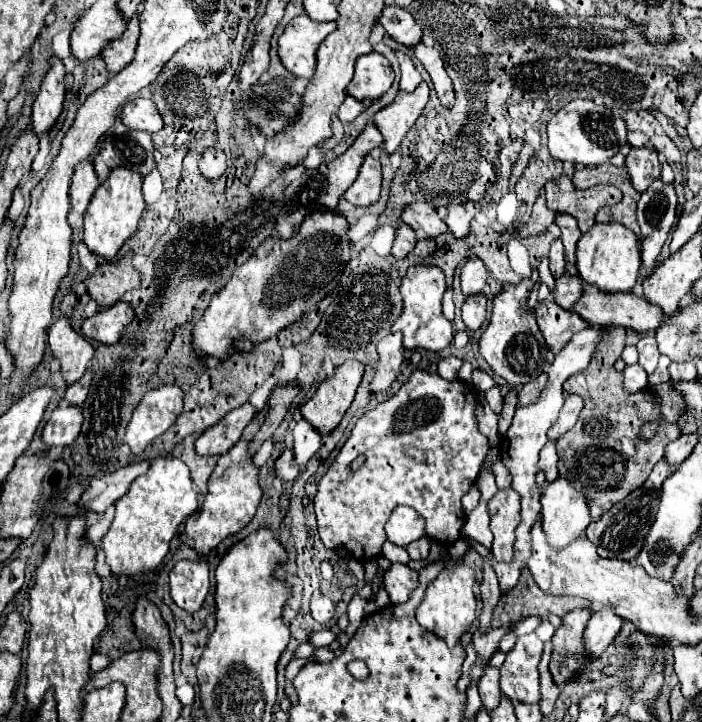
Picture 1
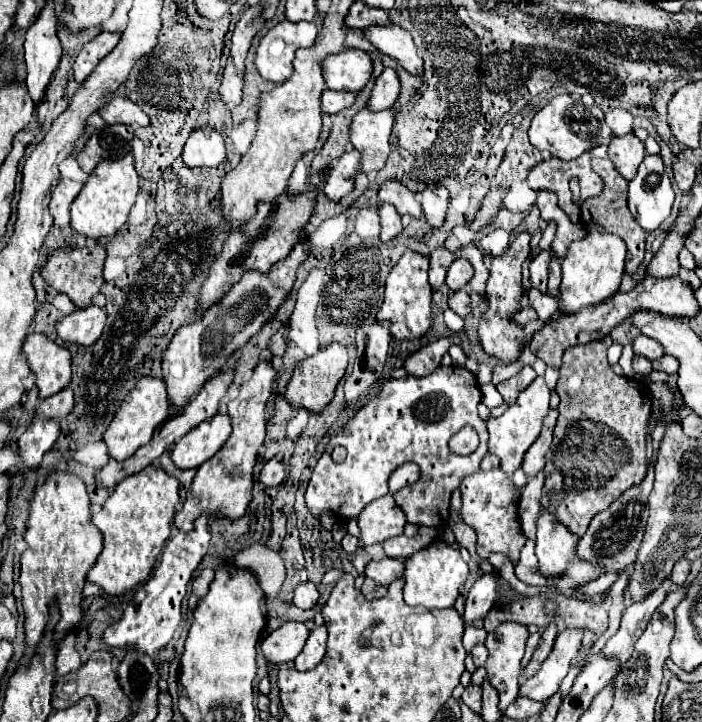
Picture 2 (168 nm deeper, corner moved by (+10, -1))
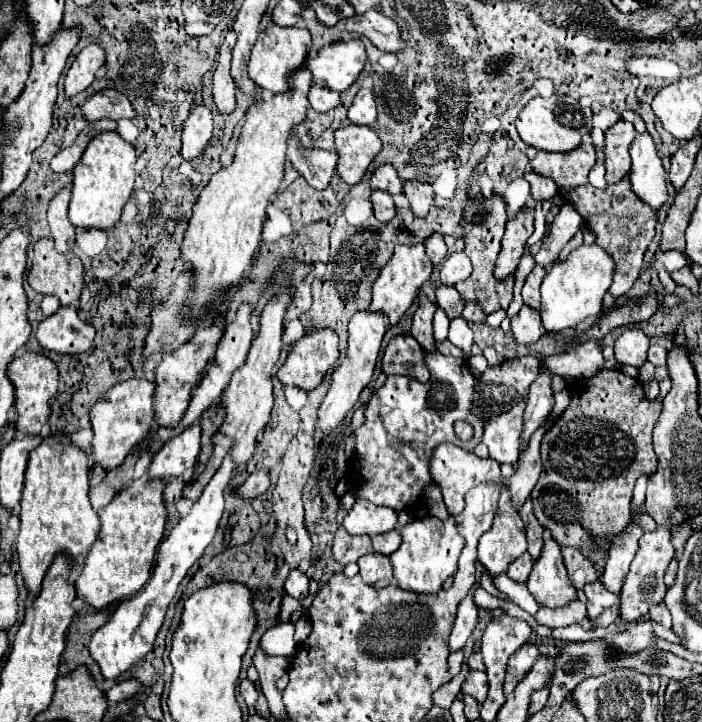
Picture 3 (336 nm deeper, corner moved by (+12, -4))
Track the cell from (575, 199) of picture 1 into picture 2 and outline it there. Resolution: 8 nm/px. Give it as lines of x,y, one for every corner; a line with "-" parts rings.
582,153
582,155
580,155
578,159
574,159
574,161
562,161
562,159
558,159
558,157
544,159
542,163
534,165
534,169
530,171
528,181
530,181
530,187
532,187
532,189
550,189
550,191
554,191
554,193
558,195
558,203
560,203
560,207
562,207
562,211
564,211
566,215
580,215
580,205
574,201
572,191
570,191
570,185
568,185
572,177
576,177
578,181
586,181
586,197
598,195
598,193
602,191
602,187
604,187
604,181
600,179
600,175
596,175
596,173
592,171
592,167
590,167
590,153

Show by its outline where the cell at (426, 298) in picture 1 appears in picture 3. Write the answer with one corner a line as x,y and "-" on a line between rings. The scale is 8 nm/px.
416,244
416,246
396,246
392,260
388,260
388,264
380,270
378,280
372,286
372,304
370,310
382,310
390,324
396,326
400,322
400,318
406,314
406,310
412,306
412,302
416,300
420,288
424,282
430,280
432,274
432,262
428,262
424,244

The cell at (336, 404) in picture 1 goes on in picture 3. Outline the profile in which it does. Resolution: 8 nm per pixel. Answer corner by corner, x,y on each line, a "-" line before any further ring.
330,328
314,330
292,348
276,376
284,386
296,386
310,392
320,386
326,372
336,370
338,362
340,352
336,332

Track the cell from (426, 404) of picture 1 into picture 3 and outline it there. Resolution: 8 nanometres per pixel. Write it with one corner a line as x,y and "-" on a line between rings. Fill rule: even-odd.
428,354
426,362
432,374
426,384
406,376
388,376
384,386
372,394
364,410
364,424
352,430
356,446
346,476
350,486
356,488
356,500
364,498
376,506
394,508
396,512
410,510
418,502
424,502
426,486
436,484
430,474
430,458
436,446
448,442
474,452
482,442
484,420
472,414
474,376
468,364
444,354
-
456,420
466,420
474,426
472,442
460,442
456,438

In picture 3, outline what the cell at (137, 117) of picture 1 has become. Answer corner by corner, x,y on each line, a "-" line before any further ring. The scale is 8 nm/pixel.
100,90
94,96
90,96
84,106
84,118
88,122
110,118
110,120
122,120
122,118
136,118
136,110
128,102
128,98
118,90

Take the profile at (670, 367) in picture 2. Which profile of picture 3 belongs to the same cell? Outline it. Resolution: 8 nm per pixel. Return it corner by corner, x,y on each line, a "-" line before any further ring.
652,344
650,350
648,350
648,360
654,364
654,366
666,366
666,350
660,346
660,344

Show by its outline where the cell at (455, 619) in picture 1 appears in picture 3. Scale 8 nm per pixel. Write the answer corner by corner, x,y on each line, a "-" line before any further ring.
420,518
400,528
400,534
402,546
396,550
396,554
390,556
396,584
402,590
412,590
416,594
438,594
444,588
444,582
456,574
458,556
464,548
464,538
456,532
454,520

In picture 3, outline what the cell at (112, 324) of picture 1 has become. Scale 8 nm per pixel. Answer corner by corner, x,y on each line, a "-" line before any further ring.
62,306
54,316
44,318
38,326
38,344
60,354
82,354
92,348
94,326
82,320
76,306

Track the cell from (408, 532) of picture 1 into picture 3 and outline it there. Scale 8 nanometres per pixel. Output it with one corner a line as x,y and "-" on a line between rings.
356,500
354,508
344,518
344,528
352,536
378,536
394,530
398,512
386,506
374,506
366,500

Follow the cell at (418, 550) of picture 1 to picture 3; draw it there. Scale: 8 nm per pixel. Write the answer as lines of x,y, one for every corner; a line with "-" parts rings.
392,530
392,532
386,532
386,534
374,536
372,538
372,544
374,544
374,550
378,554
390,556
392,552
396,552
400,548
400,532
398,530

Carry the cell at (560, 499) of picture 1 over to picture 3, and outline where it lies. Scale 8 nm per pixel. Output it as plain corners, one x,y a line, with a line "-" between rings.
546,536
542,554
534,562
526,586
536,602
548,608
564,606
576,598
576,588
568,582
568,572
564,570
562,546
552,536

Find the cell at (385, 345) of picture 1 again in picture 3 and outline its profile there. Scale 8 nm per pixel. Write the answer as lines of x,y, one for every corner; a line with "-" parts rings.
356,312
348,324
348,354
346,358
340,362
340,366
334,370
332,374
332,386
320,406
320,414
318,414
318,426
316,426
316,438
322,440
324,436
328,436
346,416
346,412
350,408
354,408
360,392
370,384
376,362
378,362
378,354
380,354
380,346
382,346
382,338
386,334
388,328
387,319
384,318
382,312

